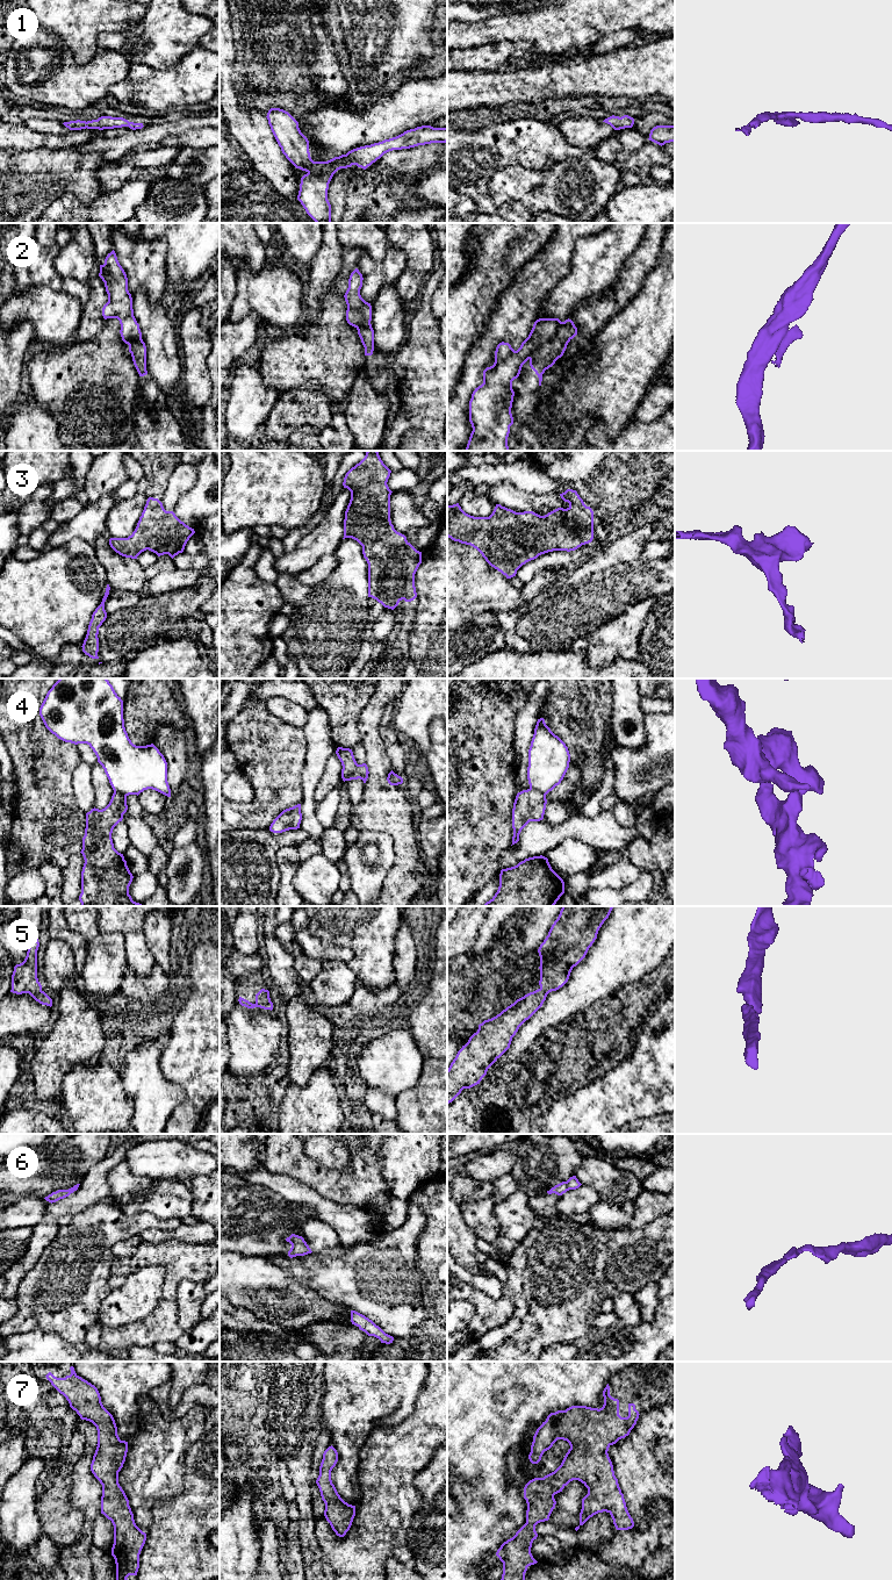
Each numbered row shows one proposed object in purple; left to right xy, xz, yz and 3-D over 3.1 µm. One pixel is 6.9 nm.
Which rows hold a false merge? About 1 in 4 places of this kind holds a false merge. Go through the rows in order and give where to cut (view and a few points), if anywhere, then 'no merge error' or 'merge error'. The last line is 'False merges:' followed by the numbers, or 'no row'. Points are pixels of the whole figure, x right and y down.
1: no cut; no merge error
2: cut in yz along (562, 322), (558, 331), (530, 359); merge error
3: no cut; no merge error
4: cut in xz along (358, 765), (343, 780); merge error
5: no cut; no merge error
6: no cut; no merge error
7: no cut; no merge error
False merges: 2, 4

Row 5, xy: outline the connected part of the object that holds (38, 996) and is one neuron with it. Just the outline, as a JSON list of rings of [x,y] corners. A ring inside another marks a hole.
[[[38,939],[30,941],[24,961],[14,967],[12,975],[12,990],[16,994],[29,993],[42,1005],[52,1006],[52,999],[42,990],[37,978]]]

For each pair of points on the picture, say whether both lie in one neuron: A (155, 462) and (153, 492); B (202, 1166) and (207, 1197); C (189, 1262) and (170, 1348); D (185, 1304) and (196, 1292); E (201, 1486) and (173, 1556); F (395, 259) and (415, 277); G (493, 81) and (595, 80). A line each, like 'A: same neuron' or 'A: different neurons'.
A: same neuron
B: different neurons
C: different neurons
D: same neuron
E: same neuron
F: different neurons
G: same neuron

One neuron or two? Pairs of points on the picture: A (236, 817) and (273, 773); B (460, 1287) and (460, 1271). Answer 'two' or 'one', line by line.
A: one
B: two

